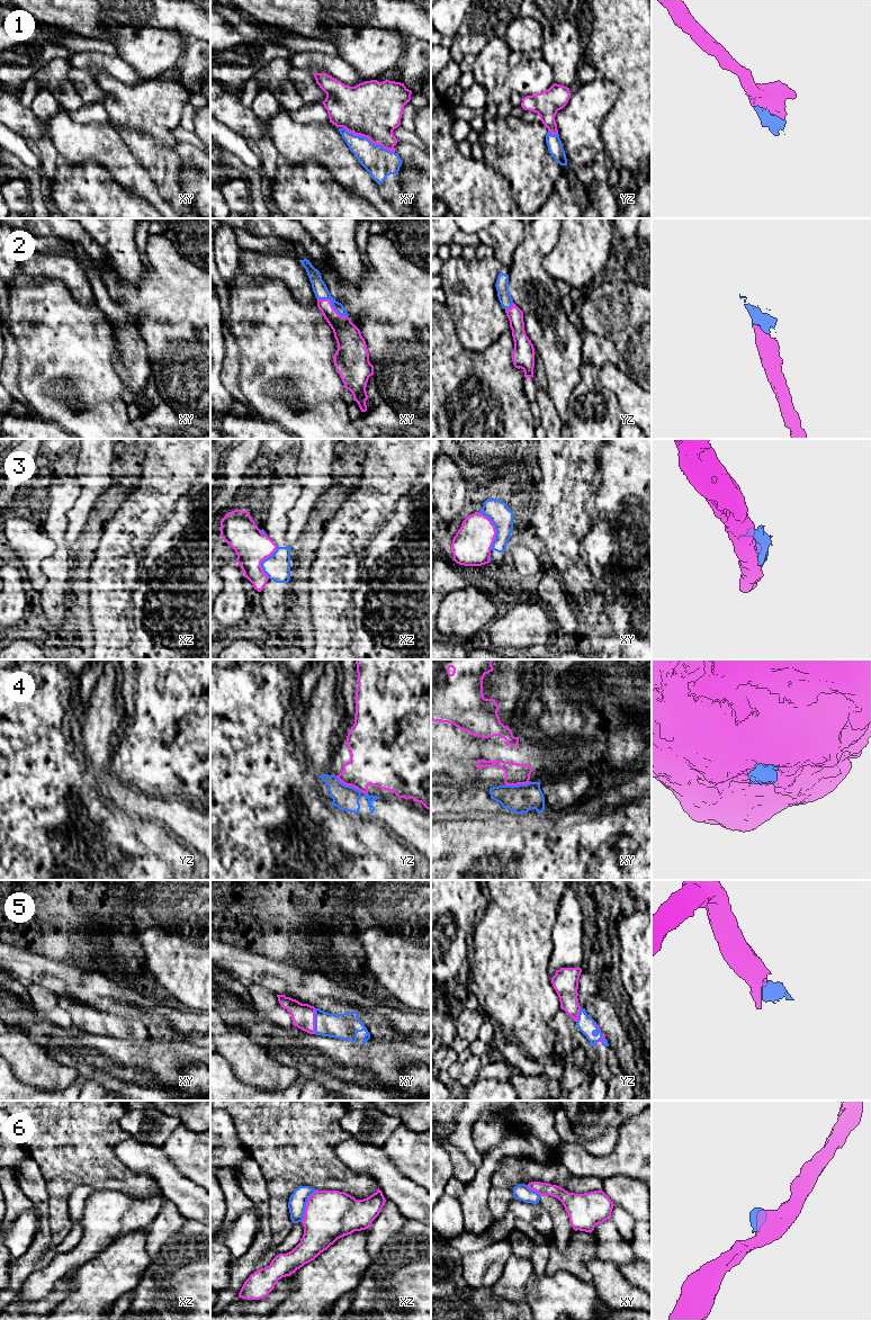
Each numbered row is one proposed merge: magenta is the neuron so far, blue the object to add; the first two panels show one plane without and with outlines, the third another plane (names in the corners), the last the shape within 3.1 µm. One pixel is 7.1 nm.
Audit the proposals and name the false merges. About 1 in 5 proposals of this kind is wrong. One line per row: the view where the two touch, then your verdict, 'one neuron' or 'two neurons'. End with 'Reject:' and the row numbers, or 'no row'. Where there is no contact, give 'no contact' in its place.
1: xy | one neuron
2: xy | one neuron
3: xy | two neurons
4: yz | two neurons
5: xy | one neuron
6: xz | two neurons
Reject: 3, 4, 6

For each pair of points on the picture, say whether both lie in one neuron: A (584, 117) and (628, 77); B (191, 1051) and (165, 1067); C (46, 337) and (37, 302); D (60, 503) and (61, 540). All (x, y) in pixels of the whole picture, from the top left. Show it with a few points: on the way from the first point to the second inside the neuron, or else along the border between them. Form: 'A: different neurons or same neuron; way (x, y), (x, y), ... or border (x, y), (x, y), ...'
A: different neurons; border (598, 74), (619, 88), (610, 110)
B: same neuron; way (185, 1051), (178, 1051), (169, 1060)
C: same neuron; way (43, 328), (43, 311)
D: same neuron; way (59, 512), (59, 531)

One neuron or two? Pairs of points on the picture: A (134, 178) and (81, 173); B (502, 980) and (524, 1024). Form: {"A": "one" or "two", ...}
{"A": "two", "B": "one"}

